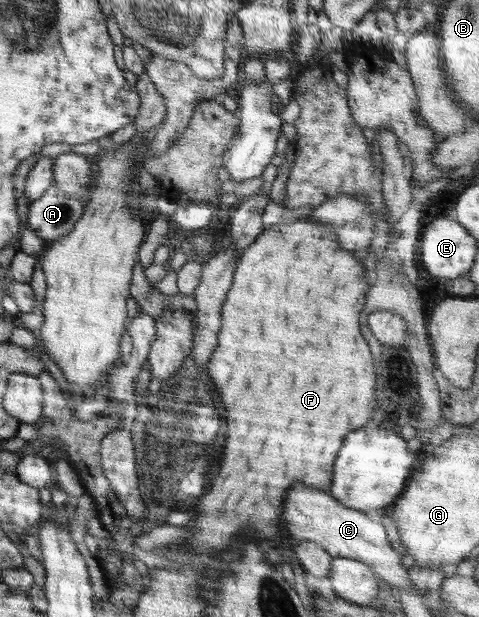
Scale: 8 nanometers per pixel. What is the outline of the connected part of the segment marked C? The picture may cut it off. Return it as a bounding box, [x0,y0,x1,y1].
[281,483,412,594]

